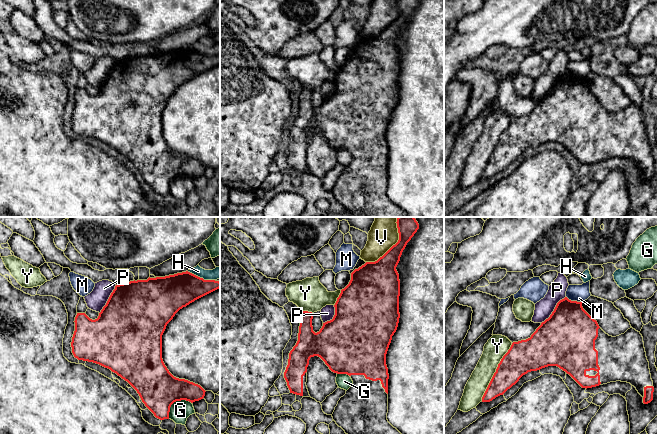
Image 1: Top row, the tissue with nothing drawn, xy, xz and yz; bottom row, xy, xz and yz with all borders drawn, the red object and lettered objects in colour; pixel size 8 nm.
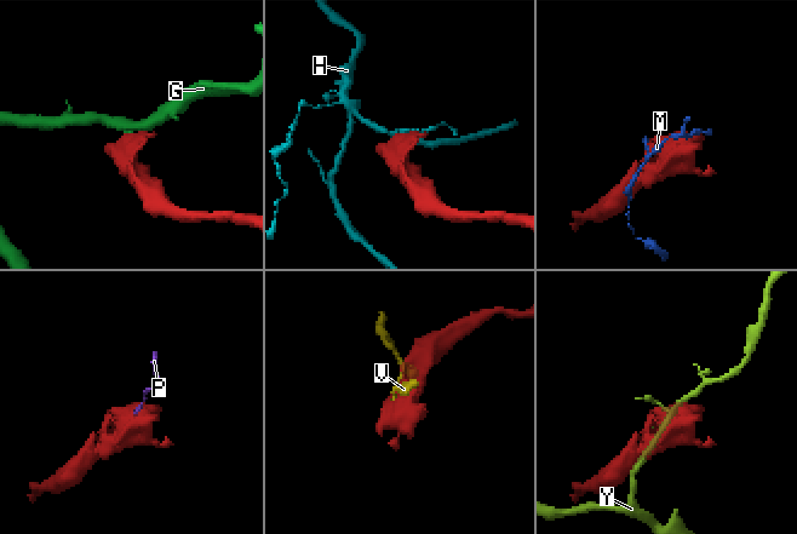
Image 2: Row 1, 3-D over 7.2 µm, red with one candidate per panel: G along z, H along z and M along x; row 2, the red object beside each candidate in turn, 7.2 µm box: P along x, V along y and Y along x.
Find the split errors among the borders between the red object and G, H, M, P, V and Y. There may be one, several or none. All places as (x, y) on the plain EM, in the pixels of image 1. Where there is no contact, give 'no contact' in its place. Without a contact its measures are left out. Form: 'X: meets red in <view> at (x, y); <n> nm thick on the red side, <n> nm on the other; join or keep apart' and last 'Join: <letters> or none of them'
G: meets red in xy at (174, 177); 320 nm thick on the red side, 160 nm on the other; keep apart
H: meets red in xy at (201, 54); 280 nm thick on the red side, 100 nm on the other; keep apart
M: meets red in yz at (574, 77); 400 nm thick on the red side, 140 nm on the other; keep apart
P: meets red in yz at (554, 86); 440 nm thick on the red side, 140 nm on the other; keep apart
V: meets red in xz at (391, 23); 260 nm thick on the red side, 220 nm on the other; keep apart
Y: meets red in yz at (495, 148); 260 nm thick on the red side, 180 nm on the other; keep apart
Join: none of them

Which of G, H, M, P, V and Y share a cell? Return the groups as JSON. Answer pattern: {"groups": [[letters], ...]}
{"groups": [["G"], ["H"], ["M"], ["P"], ["V"], ["Y"]]}

